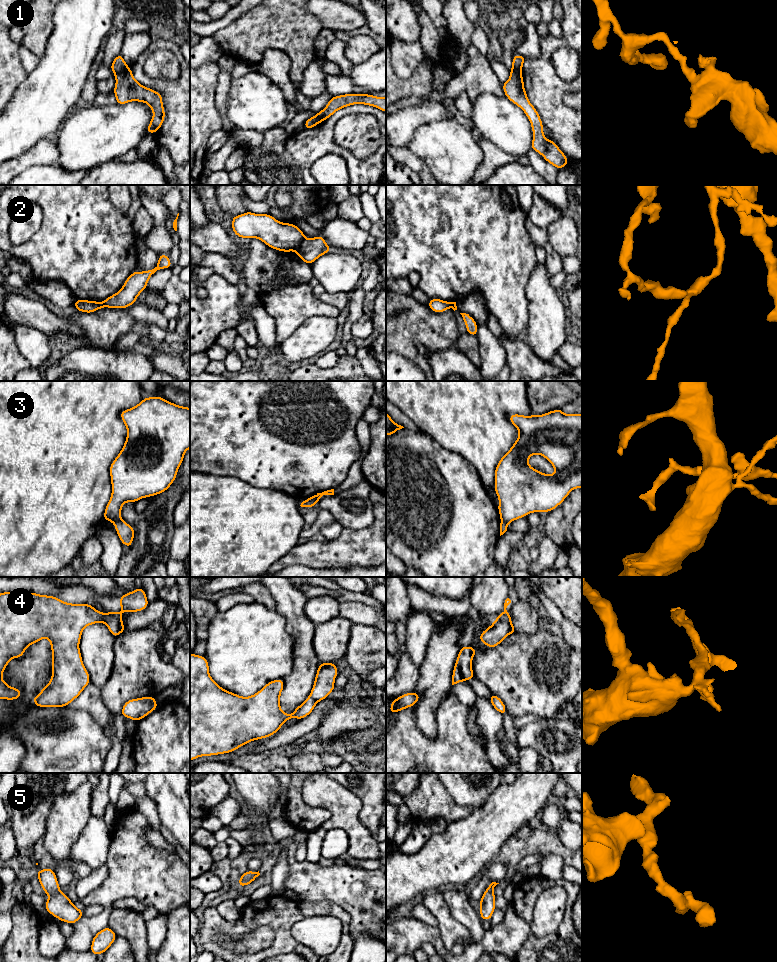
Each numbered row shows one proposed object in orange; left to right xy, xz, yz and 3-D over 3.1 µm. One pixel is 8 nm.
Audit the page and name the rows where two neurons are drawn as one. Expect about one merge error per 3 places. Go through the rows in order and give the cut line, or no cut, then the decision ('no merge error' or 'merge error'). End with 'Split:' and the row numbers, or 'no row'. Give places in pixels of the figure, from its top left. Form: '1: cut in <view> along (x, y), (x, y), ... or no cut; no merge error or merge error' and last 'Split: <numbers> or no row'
1: cut in xy along (128, 66), (114, 75); merge error
2: cut in xz along (304, 238), (295, 249); merge error
3: cut in xy along (120, 518), (114, 523); merge error
4: cut in xy along (118, 614), (120, 632); merge error
5: no cut; no merge error
Split: 1, 2, 3, 4

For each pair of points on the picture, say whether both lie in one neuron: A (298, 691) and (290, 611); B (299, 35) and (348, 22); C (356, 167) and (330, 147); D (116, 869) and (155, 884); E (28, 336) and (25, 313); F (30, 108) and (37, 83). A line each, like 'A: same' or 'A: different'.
A: same
B: different
C: same
D: same
E: different
F: same

